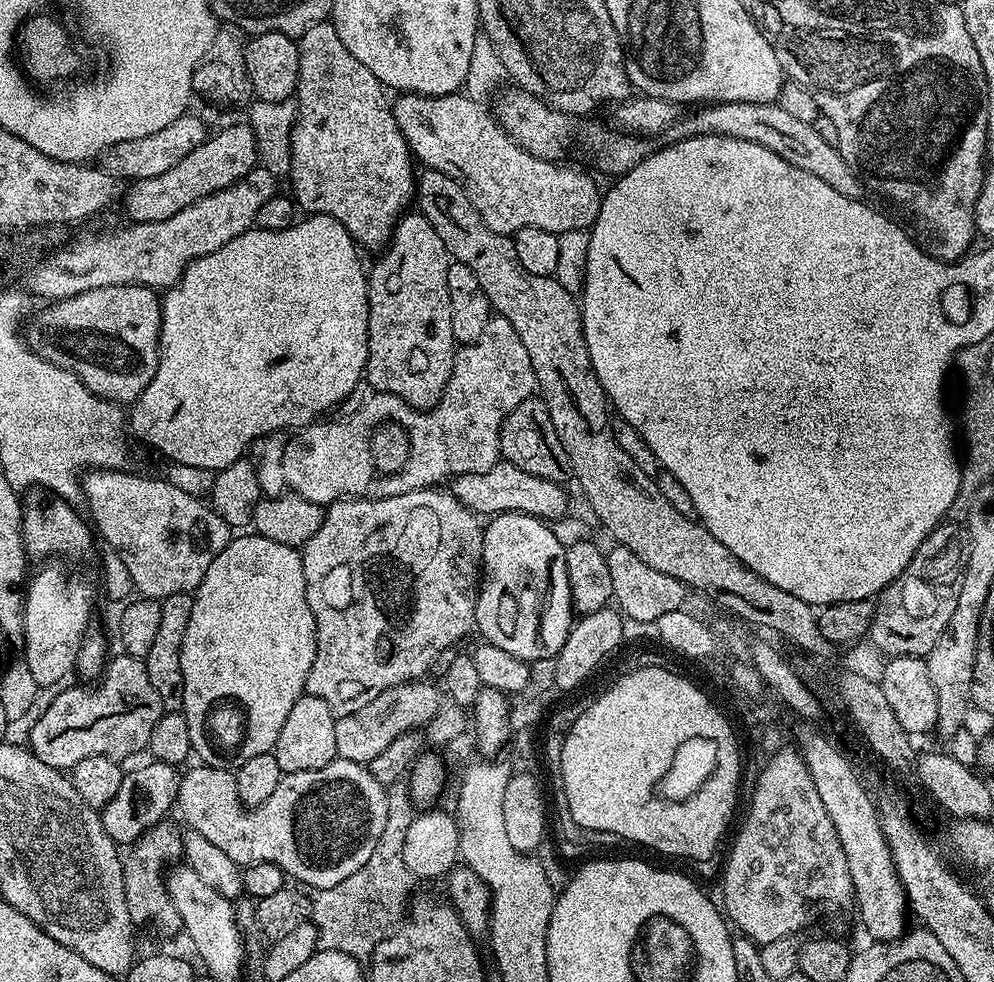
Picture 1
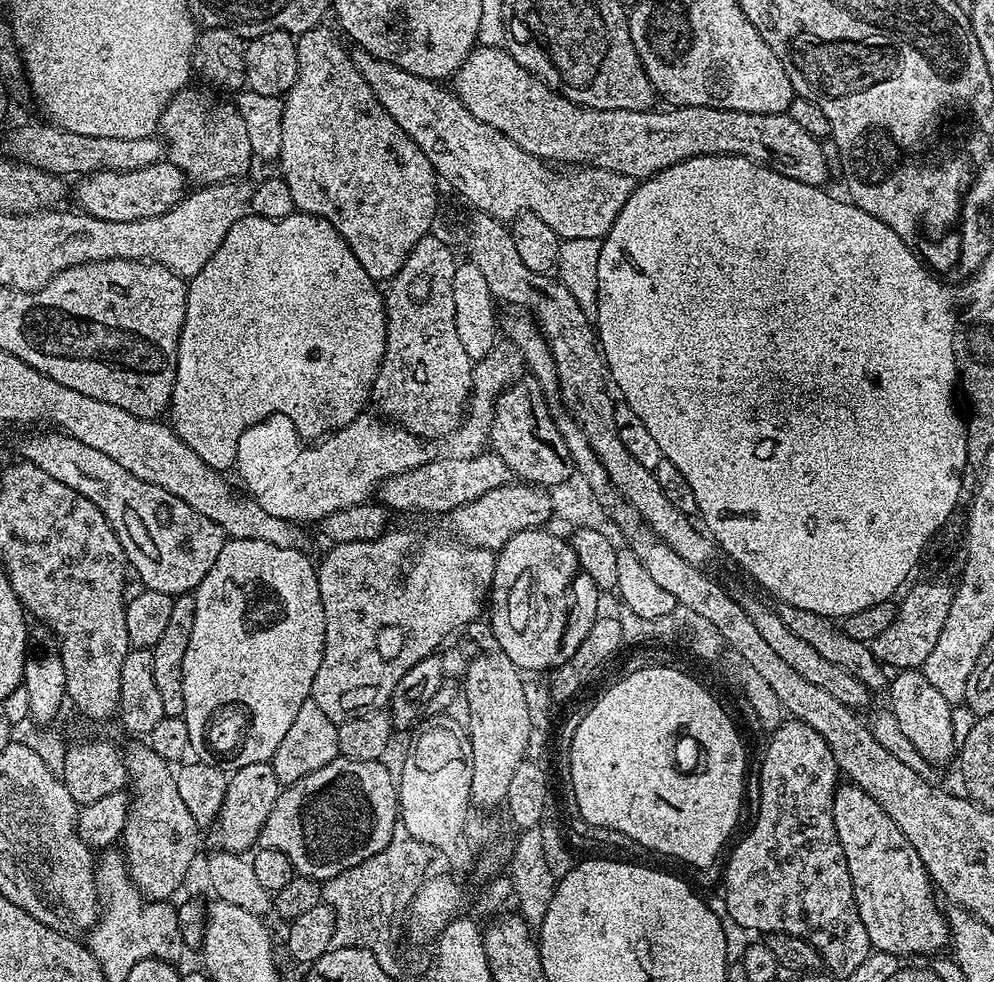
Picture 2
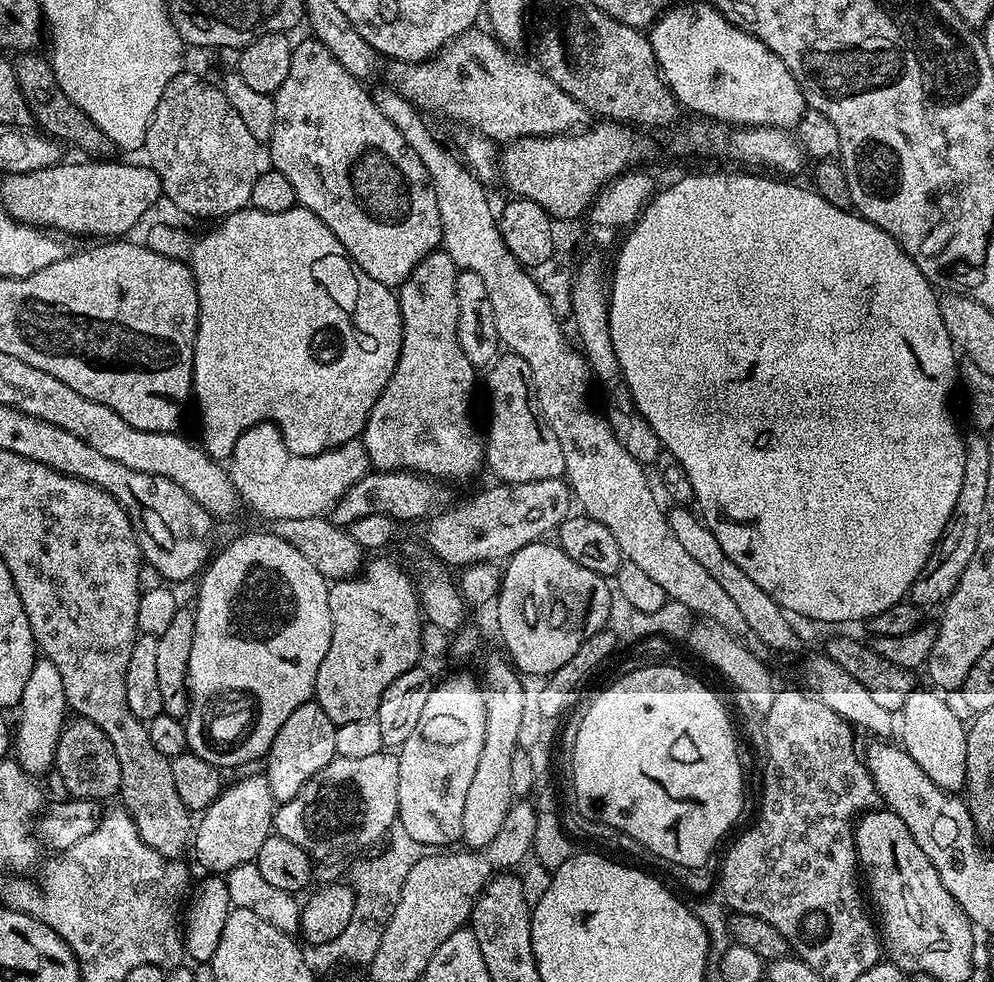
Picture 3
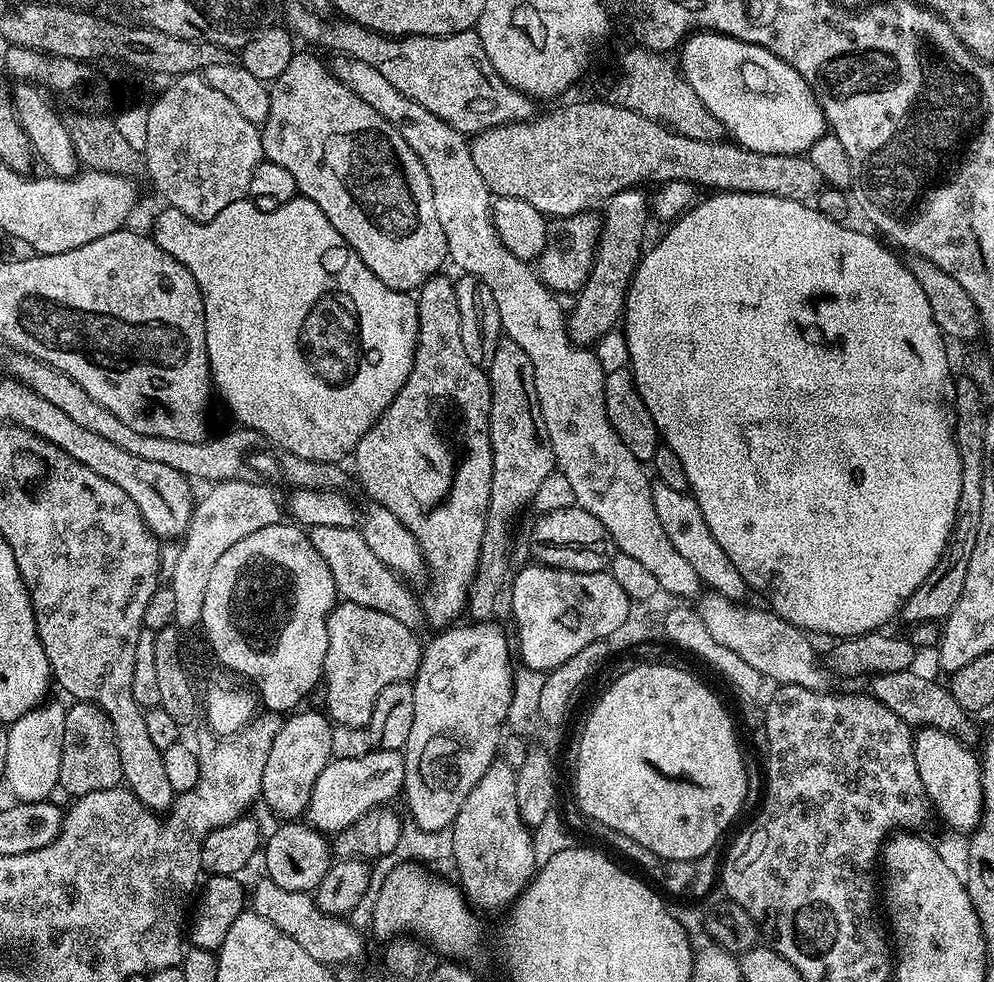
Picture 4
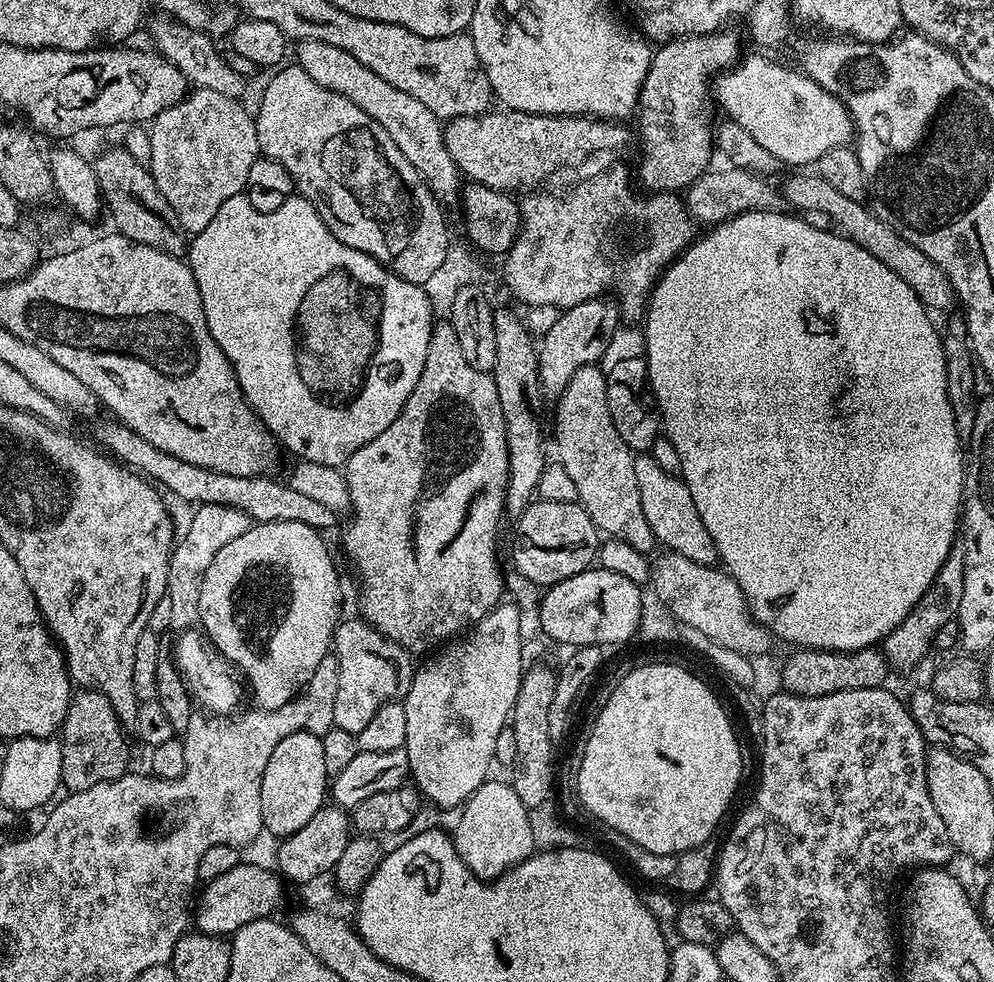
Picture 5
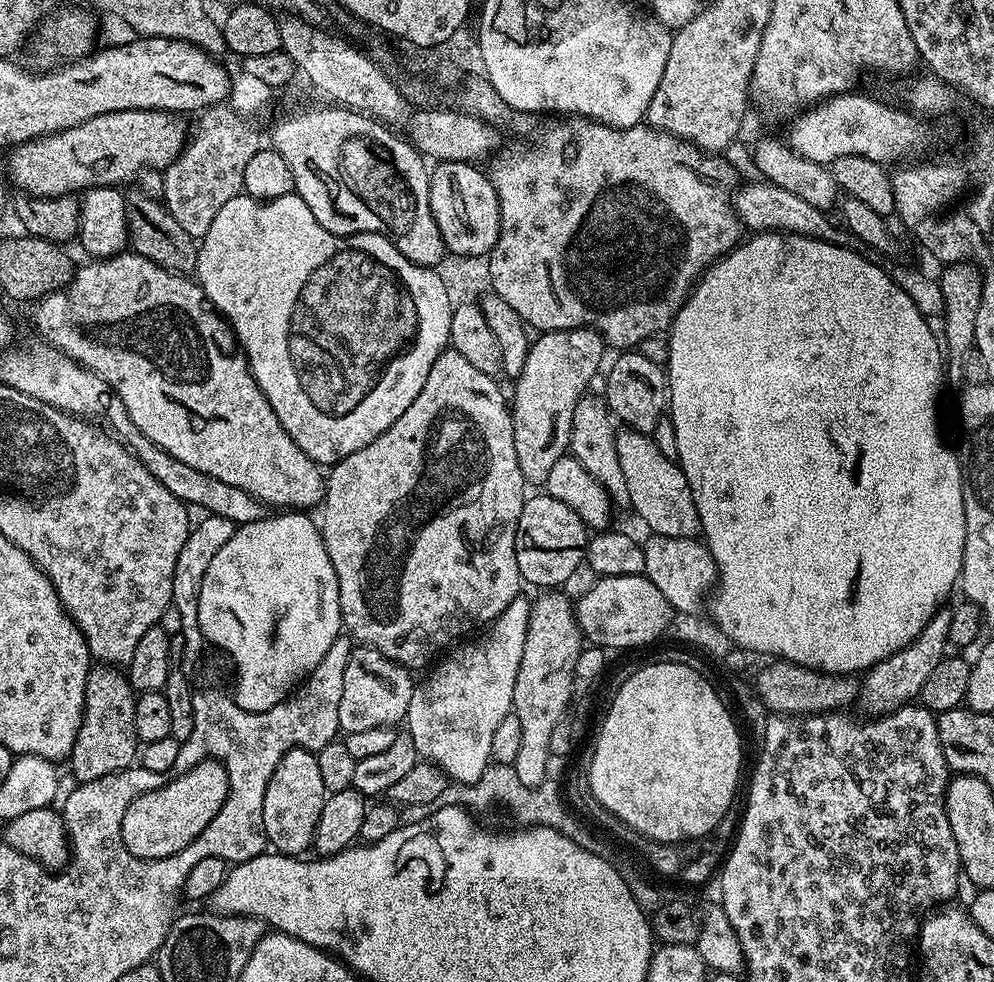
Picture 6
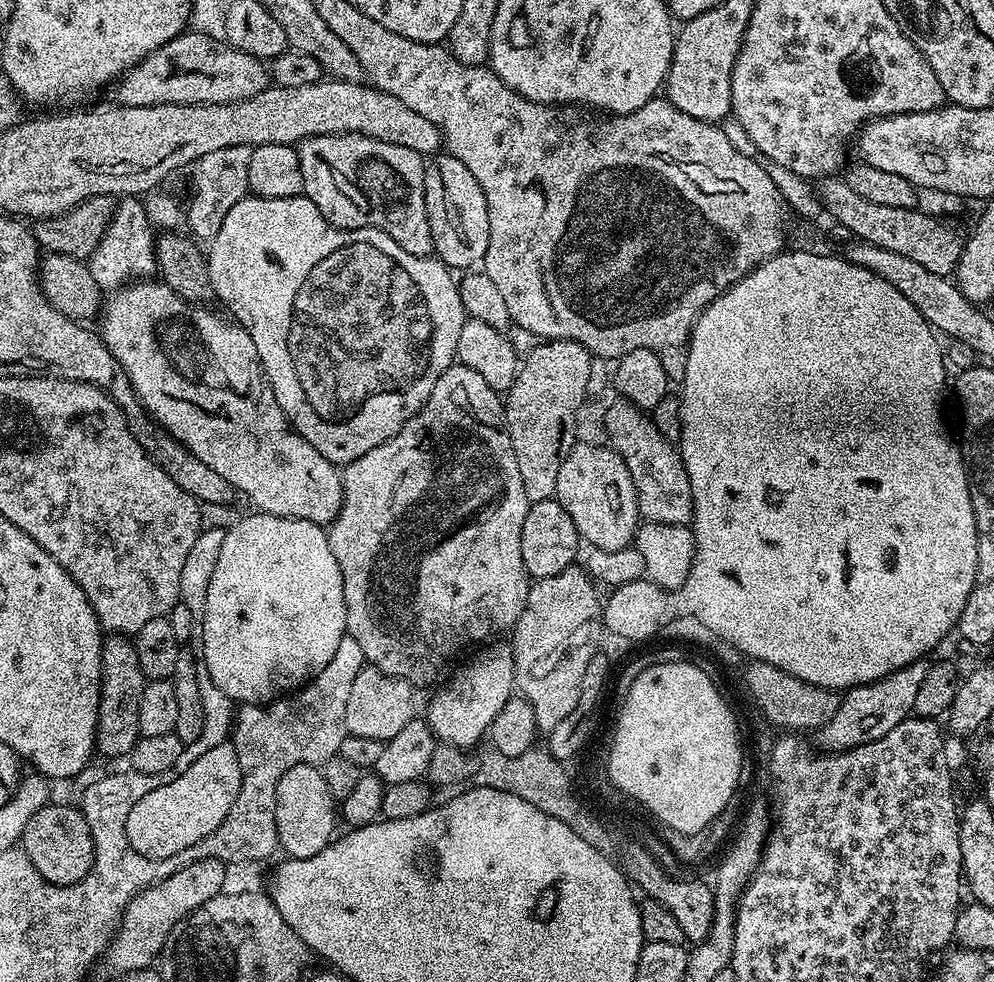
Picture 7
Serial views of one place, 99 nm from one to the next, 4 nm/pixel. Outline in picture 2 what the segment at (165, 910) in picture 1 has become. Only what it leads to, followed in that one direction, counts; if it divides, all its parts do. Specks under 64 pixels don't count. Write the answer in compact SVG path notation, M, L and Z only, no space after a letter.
M147 743L133 744L136 745L126 752L130 803L122 851L124 859L128 861L130 878L142 895L147 900L171 901L172 895L183 886L196 860L196 847L200 844L202 828L196 823L194 814L186 810L186 802L182 802L178 794L173 765L158 758L158 754L154 754Z

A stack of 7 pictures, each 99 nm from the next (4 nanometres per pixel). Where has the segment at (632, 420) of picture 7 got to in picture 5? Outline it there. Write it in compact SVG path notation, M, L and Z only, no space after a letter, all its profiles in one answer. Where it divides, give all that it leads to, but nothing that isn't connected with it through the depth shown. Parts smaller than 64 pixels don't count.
M650 454L636 456L634 462L634 478L638 481L638 494L642 497L642 514L646 514L646 522L650 522L650 530L657 541L670 552L682 554L682 558L690 558L690 562L707 564L717 563L714 538L710 538L710 530L702 523L698 514L698 506L694 506L694 498L690 498L690 490L679 476L666 474L658 462Z

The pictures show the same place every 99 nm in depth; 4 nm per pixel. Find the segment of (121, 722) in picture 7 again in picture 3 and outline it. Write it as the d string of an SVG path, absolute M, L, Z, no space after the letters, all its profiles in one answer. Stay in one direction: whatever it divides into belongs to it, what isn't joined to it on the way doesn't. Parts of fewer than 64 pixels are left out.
M72 718L65 723L58 738L54 768L62 776L69 797L104 802L107 796L115 797L120 791L120 767L114 746L89 720Z

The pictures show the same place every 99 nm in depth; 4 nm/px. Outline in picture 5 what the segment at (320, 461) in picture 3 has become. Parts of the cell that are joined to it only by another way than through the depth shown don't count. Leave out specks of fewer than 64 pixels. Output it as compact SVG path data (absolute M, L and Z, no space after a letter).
M202 504L195 515L194 523L186 537L176 540L172 549L172 557L168 563L168 590L172 607L172 628L176 630L191 629L199 621L200 607L198 598L202 598L202 582L206 578L206 570L210 570L210 562L214 562L218 550L226 546L226 542L234 542L238 534L246 534L254 521L242 510L222 506L221 504Z

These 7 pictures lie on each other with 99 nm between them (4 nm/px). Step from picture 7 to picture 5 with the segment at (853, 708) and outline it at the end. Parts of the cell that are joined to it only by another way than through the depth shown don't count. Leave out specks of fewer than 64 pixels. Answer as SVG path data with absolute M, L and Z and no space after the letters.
M956 542L952 545L948 561L938 570L938 574L934 578L934 582L930 582L926 594L922 594L922 598L916 603L914 610L910 610L910 614L906 614L906 618L902 618L900 625L882 642L884 657L888 659L888 663L893 669L908 668L911 664L918 663L927 654L928 648L933 647L936 632L942 630L942 626L946 626L946 622L956 620L956 611L962 602L963 581L964 546L963 543Z

